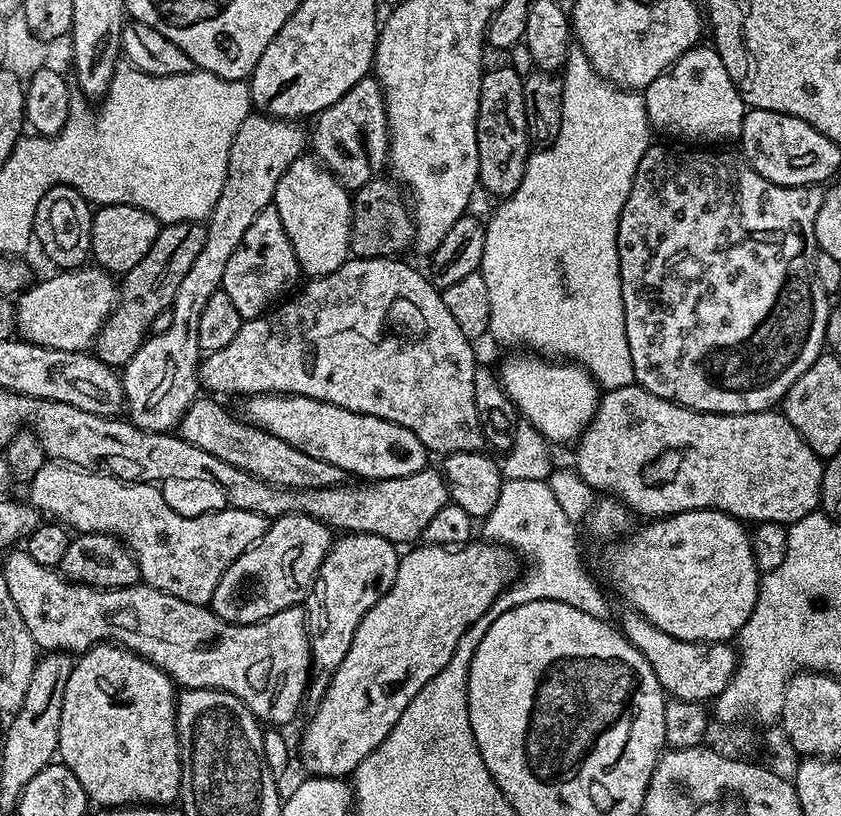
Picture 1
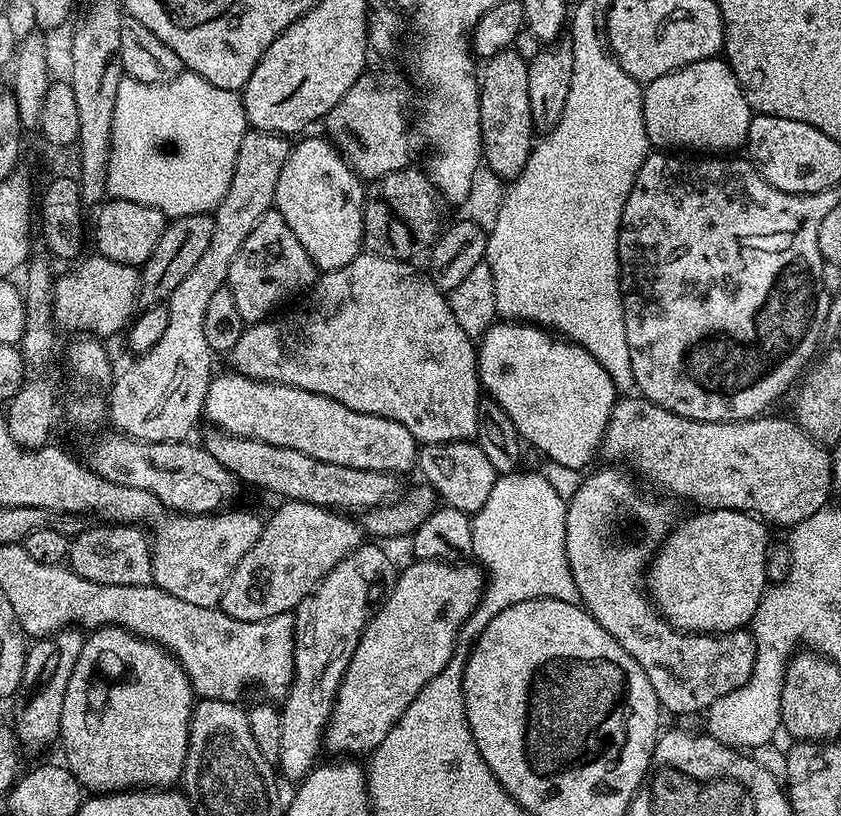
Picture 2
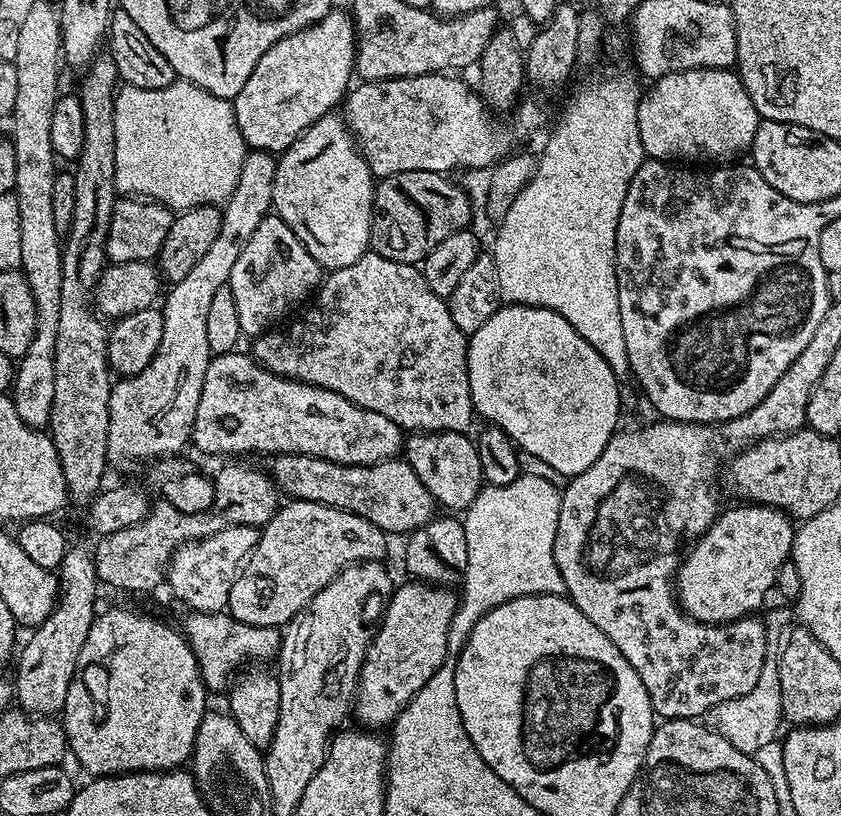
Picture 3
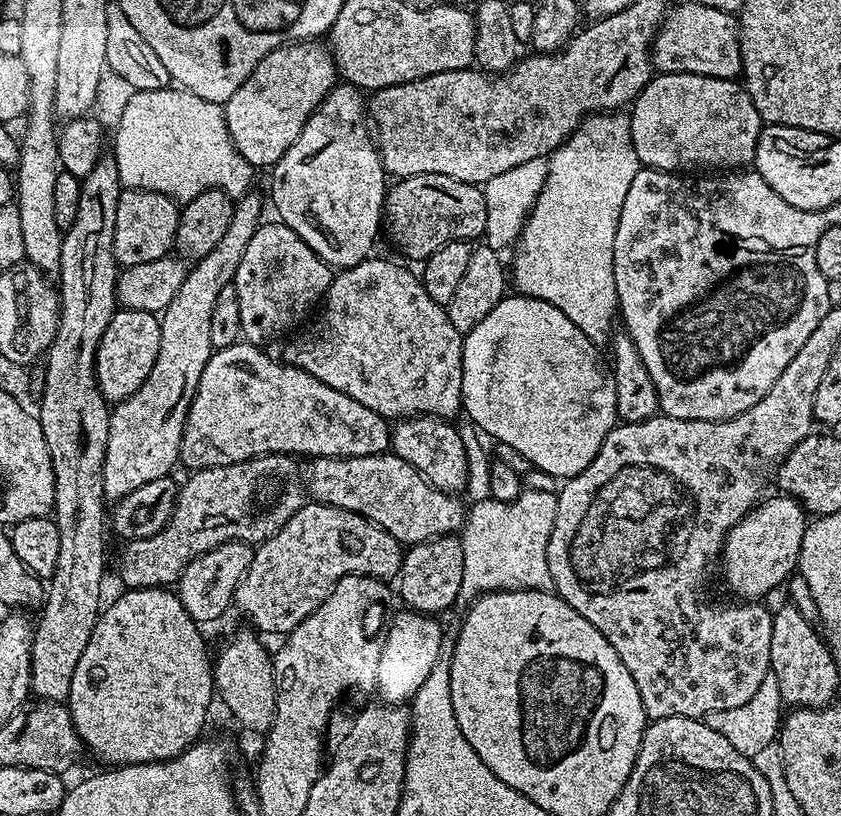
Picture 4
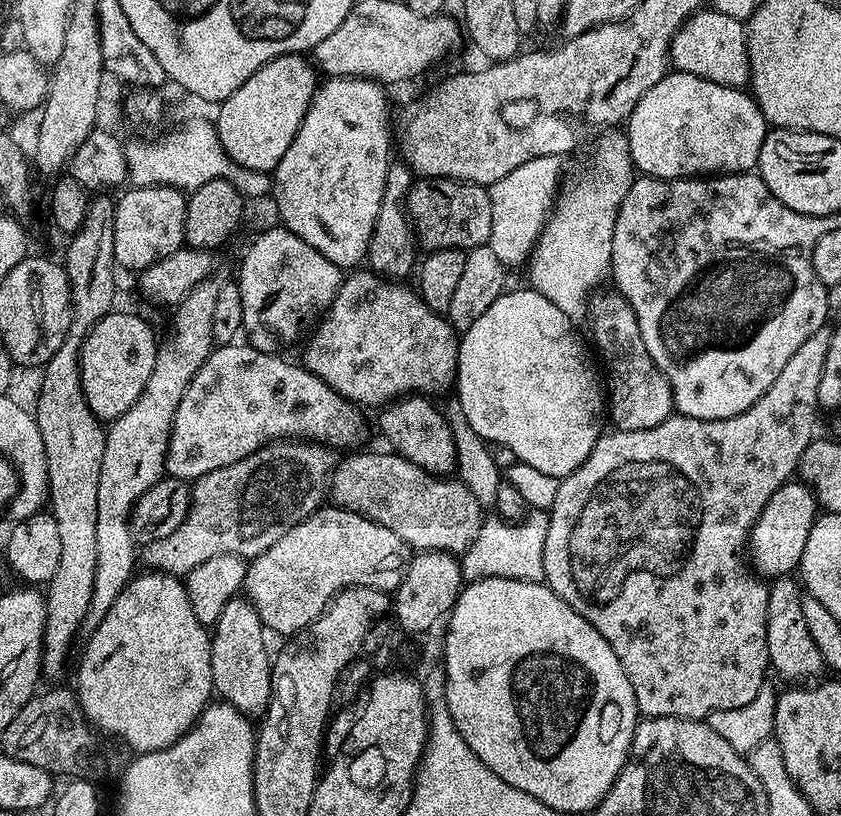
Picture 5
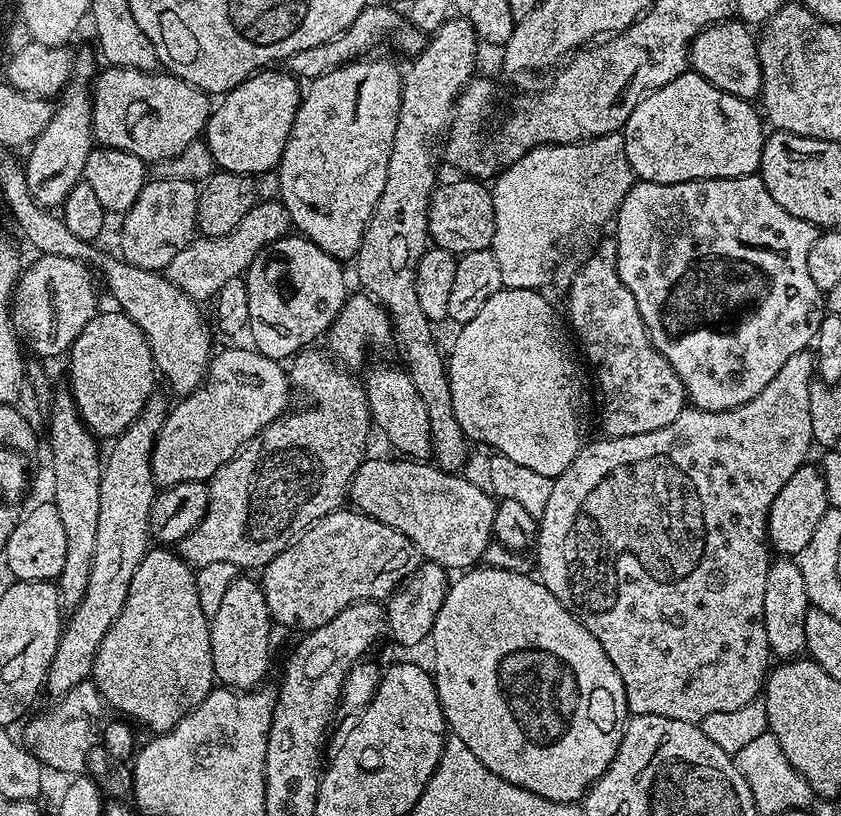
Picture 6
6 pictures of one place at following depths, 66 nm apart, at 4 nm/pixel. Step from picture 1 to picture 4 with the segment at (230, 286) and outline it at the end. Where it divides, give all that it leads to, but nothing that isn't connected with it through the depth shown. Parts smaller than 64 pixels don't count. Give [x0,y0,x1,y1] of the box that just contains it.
[234,222,333,346]

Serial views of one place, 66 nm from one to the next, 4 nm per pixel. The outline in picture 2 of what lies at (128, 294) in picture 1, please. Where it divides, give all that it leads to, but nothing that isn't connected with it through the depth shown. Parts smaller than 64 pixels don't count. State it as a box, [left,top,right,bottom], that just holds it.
[139,214,214,306]

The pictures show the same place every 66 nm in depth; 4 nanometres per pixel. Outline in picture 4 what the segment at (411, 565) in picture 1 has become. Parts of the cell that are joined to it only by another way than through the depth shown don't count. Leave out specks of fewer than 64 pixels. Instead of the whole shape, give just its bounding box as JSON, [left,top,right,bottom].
[374,610,444,706]

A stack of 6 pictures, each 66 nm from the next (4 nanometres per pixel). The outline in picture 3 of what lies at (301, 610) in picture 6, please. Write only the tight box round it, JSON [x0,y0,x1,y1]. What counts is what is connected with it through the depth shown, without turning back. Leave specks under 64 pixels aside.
[227,499,389,626]

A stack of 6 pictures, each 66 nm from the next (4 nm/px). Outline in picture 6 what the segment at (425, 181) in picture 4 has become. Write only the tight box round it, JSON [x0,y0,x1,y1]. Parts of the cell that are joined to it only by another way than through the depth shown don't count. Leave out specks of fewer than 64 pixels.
[428,178,494,257]

